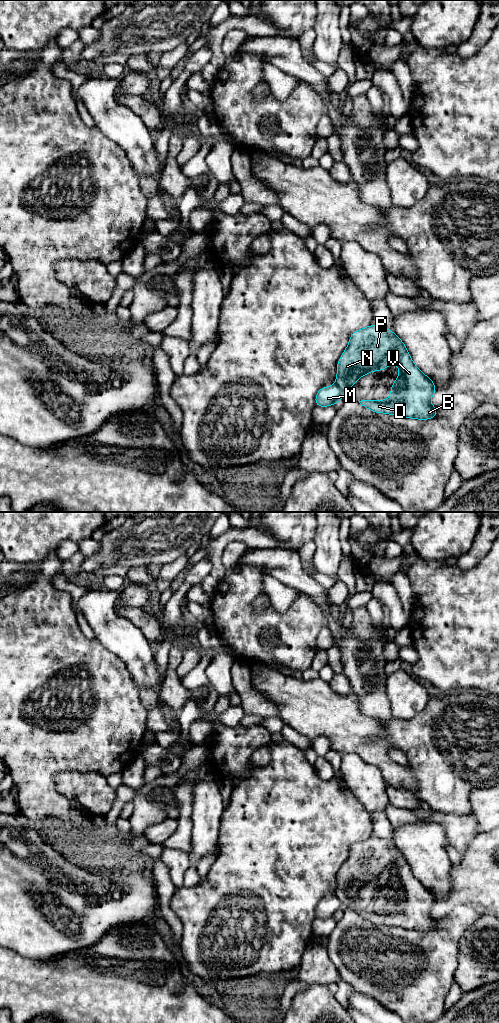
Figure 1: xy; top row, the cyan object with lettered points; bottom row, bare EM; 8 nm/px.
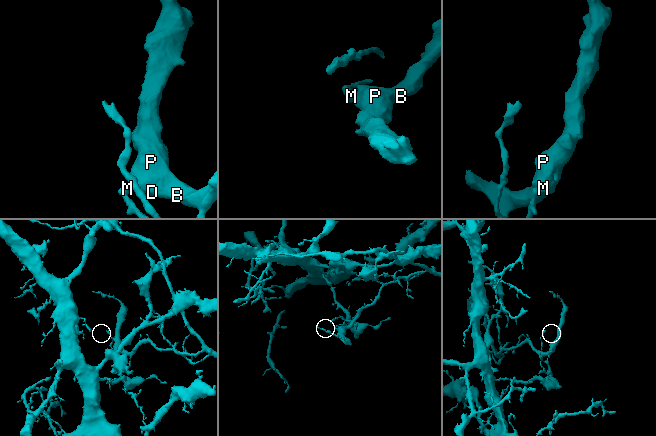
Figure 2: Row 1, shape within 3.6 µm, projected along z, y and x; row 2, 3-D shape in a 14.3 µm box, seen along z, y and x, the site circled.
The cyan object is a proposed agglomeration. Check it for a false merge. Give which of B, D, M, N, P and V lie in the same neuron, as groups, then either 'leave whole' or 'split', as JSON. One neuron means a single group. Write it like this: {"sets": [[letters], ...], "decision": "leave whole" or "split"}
{"sets": [["B", "D", "N", "P", "V"], ["M"]], "decision": "split"}

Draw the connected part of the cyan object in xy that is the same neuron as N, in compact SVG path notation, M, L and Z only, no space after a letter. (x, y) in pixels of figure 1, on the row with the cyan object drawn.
M372 324L352 333L349 344L337 363L336 384L341 387L343 394L348 396L352 385L360 377L372 371L382 371L394 364L399 365L399 376L391 385L390 398L388 400L362 400L359 403L375 413L419 420L435 418L437 407L430 403L430 398L436 392L435 384L413 363L405 344L396 333L384 327Z

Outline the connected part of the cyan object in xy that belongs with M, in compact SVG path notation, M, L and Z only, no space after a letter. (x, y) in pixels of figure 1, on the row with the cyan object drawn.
M336 383L330 387L322 387L316 394L315 405L328 407L338 404L343 397L343 391Z

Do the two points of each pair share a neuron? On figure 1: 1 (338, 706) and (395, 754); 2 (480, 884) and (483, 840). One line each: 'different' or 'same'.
1: different
2: same

